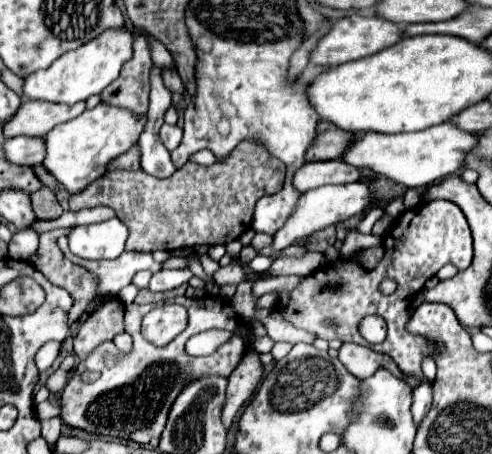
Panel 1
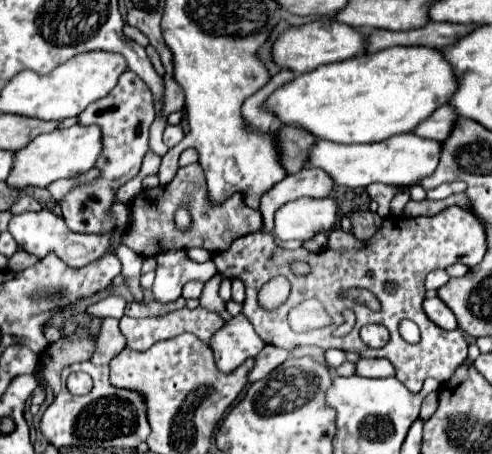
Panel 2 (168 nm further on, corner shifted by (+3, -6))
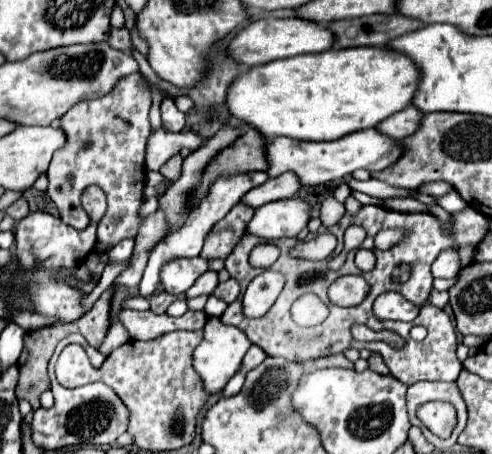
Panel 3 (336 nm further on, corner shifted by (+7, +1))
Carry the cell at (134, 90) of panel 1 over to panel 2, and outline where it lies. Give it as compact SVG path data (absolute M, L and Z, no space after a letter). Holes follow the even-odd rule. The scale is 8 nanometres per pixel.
M125 71L119 77L119 83L113 87L113 91L91 103L81 115L79 123L83 125L99 125L103 131L103 153L97 161L97 169L101 171L101 177L89 185L75 187L71 193L67 193L61 199L61 211L63 219L71 227L71 231L77 233L93 233L93 231L111 231L111 219L109 219L109 207L115 201L115 193L121 185L125 185L129 179L133 179L139 169L143 155L147 153L147 141L149 141L149 127L155 119L153 111L153 99L149 95L149 89L145 83L133 73Z

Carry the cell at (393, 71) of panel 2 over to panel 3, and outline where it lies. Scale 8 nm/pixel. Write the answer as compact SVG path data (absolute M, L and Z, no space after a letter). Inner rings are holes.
M329 48L319 54L301 54L293 58L273 60L261 66L253 66L239 74L227 90L227 108L231 116L243 120L261 132L263 138L287 136L293 140L337 140L349 132L375 128L381 120L393 112L403 110L413 98L413 86L417 86L417 68L407 56L389 52L387 48Z

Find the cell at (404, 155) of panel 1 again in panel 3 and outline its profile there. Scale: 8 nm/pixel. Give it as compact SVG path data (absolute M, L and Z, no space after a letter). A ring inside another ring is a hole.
M375 128L351 132L349 136L343 136L341 140L331 140L325 144L313 144L313 142L297 144L297 140L273 138L265 142L265 158L267 158L265 172L271 178L285 174L285 172L293 172L299 178L301 186L317 186L317 184L341 180L359 168L369 170L369 172L387 168L389 164L393 164L393 160L397 160L399 154L401 150L397 146L397 140L379 134Z

